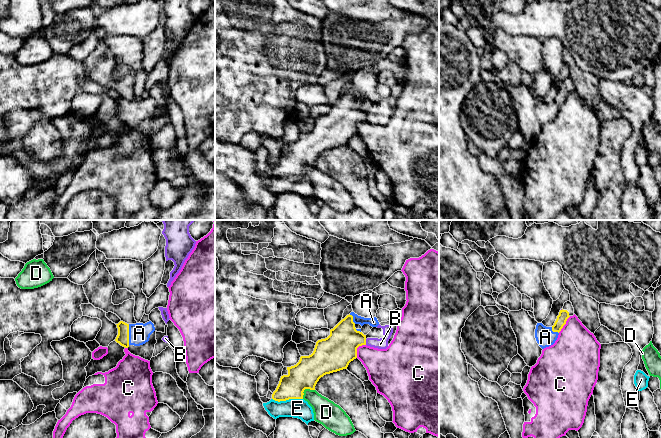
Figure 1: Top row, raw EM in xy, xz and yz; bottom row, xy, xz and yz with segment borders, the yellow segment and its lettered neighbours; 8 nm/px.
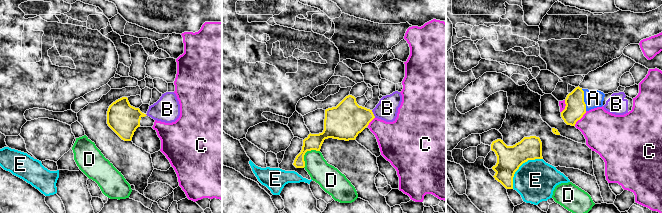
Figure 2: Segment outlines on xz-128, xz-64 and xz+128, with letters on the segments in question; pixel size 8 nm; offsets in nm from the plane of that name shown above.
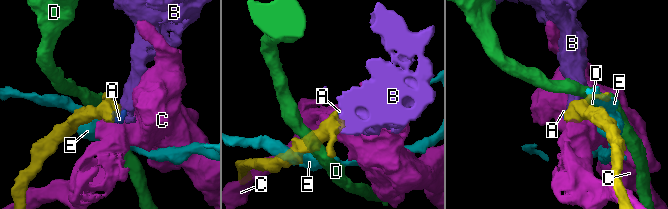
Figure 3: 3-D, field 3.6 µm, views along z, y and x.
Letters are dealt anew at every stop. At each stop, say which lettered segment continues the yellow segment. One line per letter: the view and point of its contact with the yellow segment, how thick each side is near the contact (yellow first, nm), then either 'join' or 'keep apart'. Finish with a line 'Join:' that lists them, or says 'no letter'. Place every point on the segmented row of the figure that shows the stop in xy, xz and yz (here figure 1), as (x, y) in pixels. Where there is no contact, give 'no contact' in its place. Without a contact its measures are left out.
A: xy (128, 334) | 100/170 nm | join
B: xz (365, 342) | 280/90 nm | keep apart
C: xz (356, 349) | 280/260 nm | keep apart
D: xz (305, 388) | 220/190 nm | keep apart
E: xz (287, 399) | 220/160 nm | keep apart
Join: A

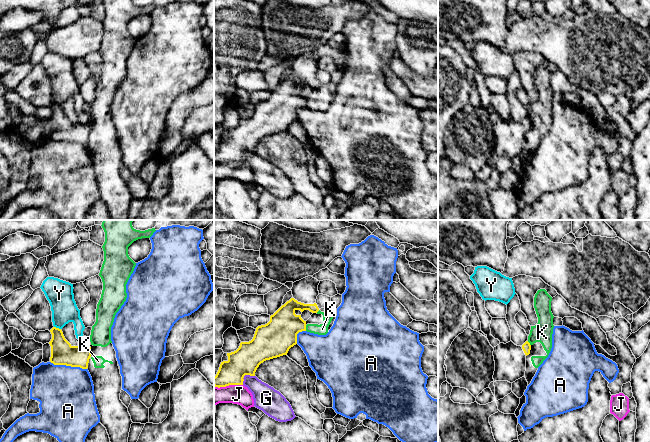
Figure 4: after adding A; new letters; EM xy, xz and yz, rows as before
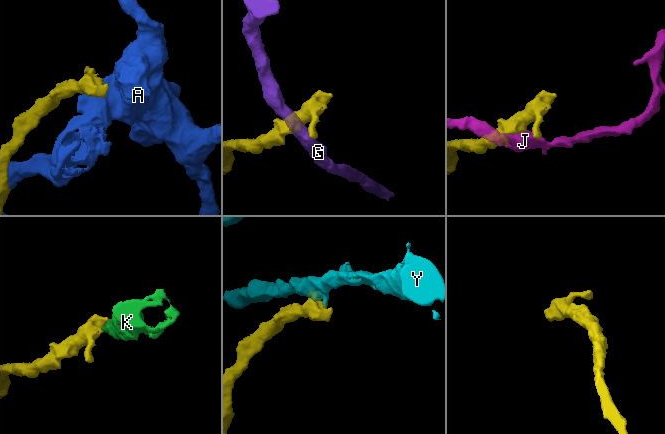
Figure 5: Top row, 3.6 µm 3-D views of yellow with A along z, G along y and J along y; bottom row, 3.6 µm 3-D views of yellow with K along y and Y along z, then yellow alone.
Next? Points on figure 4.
A: xy (68, 365) | 190/440 nm | keep apart
G: xz (245, 374) | 220/190 nm | keep apart
J: xz (228, 385) | 220/160 nm | keep apart
K: xz (305, 328) | 280/90 nm | keep apart
Y: xy (57, 328) | 190/200 nm | keep apart
Join: no letter

